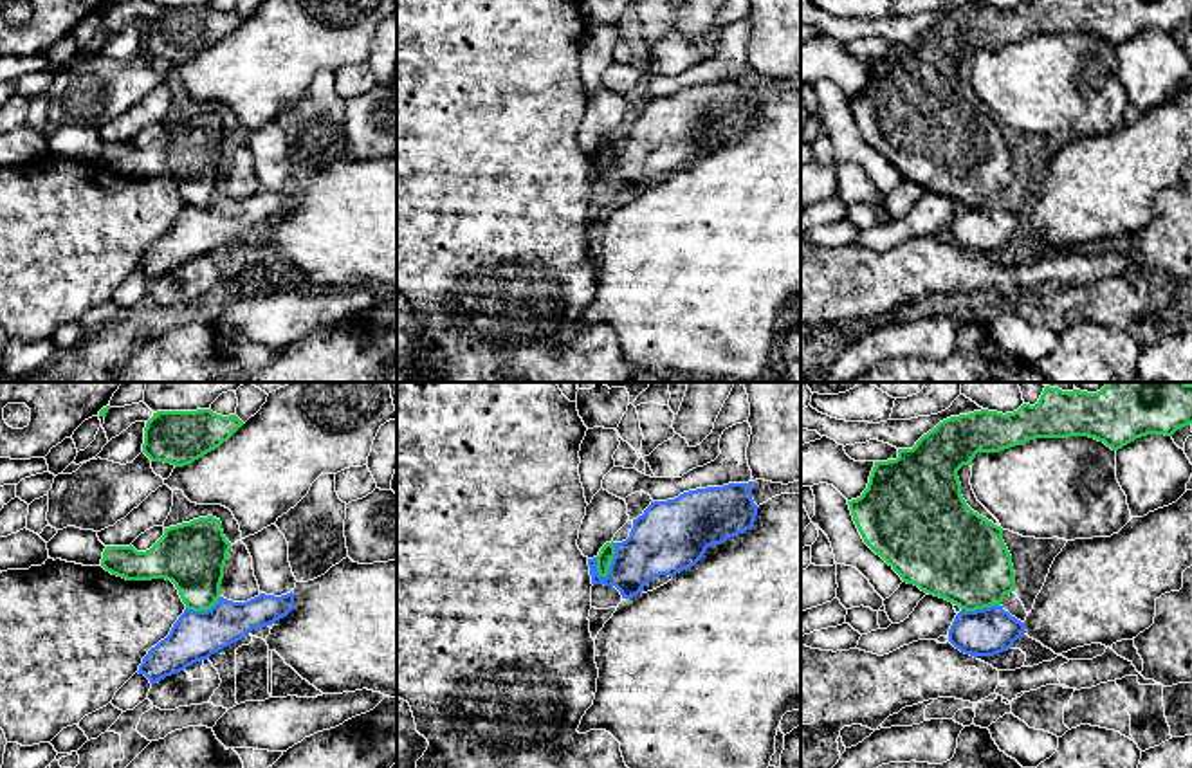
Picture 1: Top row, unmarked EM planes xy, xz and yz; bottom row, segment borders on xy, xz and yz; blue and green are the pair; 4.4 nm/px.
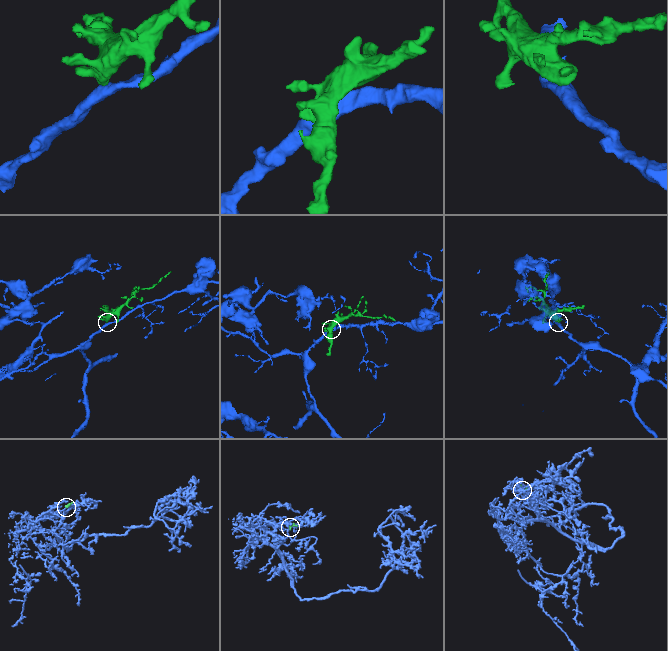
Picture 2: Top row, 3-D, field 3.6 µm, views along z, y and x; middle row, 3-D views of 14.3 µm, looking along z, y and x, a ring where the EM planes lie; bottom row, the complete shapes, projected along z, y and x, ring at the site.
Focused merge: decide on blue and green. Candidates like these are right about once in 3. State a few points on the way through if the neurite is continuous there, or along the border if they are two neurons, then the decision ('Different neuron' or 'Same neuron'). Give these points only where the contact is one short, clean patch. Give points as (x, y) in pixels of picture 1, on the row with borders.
Boundary: xz (614, 543), (610, 570), (601, 577). Different neuron

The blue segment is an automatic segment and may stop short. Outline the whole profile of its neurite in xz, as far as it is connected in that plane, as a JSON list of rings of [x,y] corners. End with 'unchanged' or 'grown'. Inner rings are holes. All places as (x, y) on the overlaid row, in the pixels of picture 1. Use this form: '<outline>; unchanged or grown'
[[[752,481],[651,501],[644,514],[633,519],[629,537],[613,543],[615,557],[606,577],[597,571],[597,557],[588,559],[591,584],[615,586],[622,599],[631,599],[642,593],[653,577],[674,577],[694,566],[709,546],[750,530],[757,508]]]; unchanged

